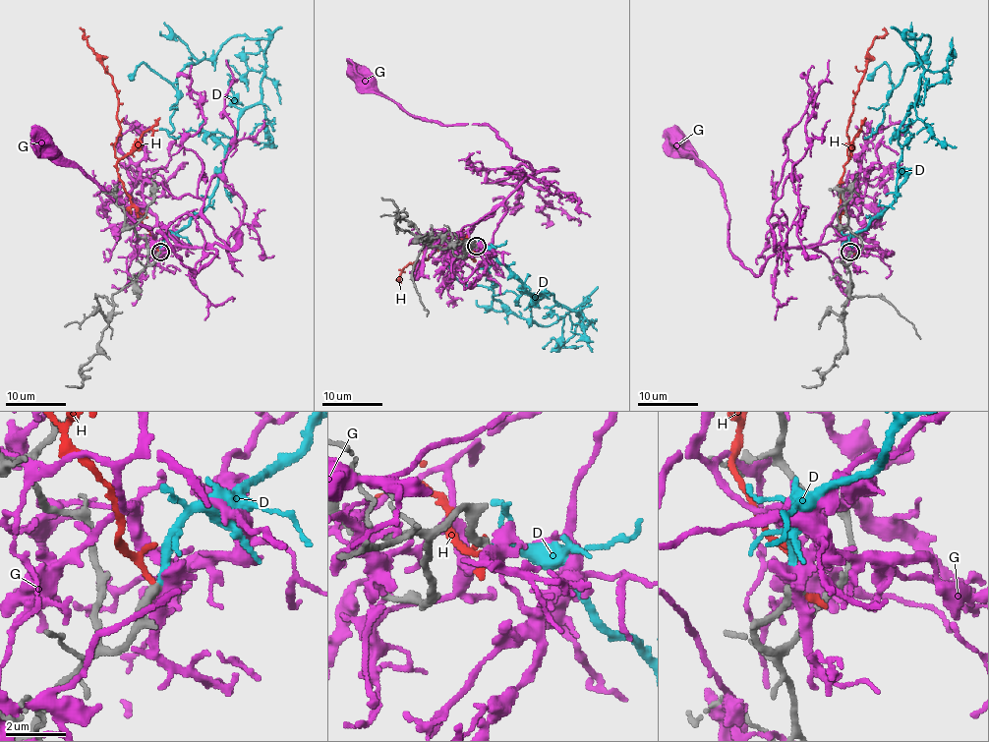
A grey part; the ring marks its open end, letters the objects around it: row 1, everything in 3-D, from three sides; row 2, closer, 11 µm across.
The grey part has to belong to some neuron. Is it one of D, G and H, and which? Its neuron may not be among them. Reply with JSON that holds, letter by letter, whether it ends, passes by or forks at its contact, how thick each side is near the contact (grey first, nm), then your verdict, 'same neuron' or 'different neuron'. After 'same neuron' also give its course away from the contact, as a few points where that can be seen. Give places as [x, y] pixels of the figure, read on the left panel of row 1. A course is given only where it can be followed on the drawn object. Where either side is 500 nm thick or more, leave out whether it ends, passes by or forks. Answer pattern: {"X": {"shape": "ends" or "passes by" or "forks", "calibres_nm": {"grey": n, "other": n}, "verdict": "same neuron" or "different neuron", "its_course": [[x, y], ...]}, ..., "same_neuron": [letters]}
{"D": {"shape": "ends", "calibres_nm": {"grey": 320, "other": 240}, "verdict": "same neuron", "its_course": [[159, 252], [209, 203], [261, 100], [268, 43], [235, 35], [176, 86], [143, 63], [132, 81]]}, "G": {"shape": "forks", "calibres_nm": {"grey": 320, "other": 360}, "verdict": "different neuron"}, "H": {"shape": "ends", "calibres_nm": {"grey": 320, "other": 280}, "verdict": "different neuron"}, "same_neuron": ["D"]}

